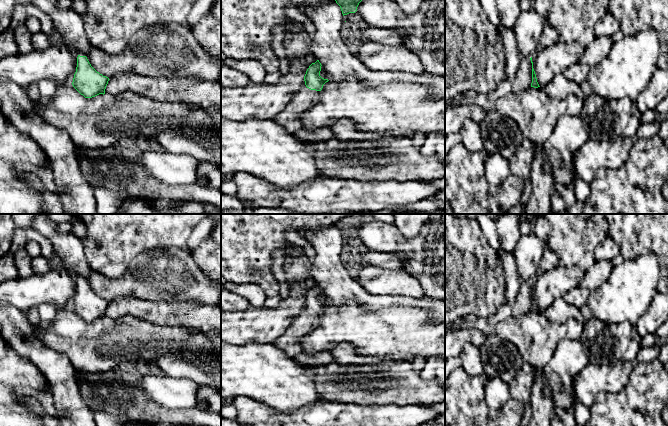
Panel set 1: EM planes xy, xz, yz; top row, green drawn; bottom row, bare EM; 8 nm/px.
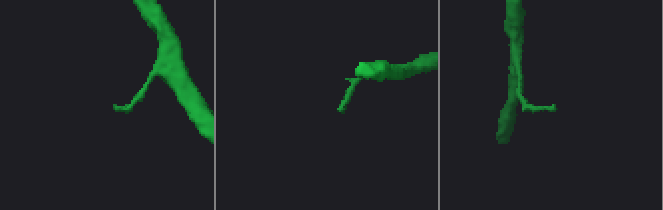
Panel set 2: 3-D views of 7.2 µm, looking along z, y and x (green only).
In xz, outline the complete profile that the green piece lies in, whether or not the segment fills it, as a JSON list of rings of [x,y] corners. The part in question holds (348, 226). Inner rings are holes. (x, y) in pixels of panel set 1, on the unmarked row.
[[[350,214],[335,223],[340,230],[343,240],[349,237],[355,237],[359,227],[364,223],[365,219],[362,214]]]

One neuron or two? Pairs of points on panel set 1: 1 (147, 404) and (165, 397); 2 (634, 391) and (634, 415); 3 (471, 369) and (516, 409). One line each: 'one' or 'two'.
1: two
2: one
3: two

